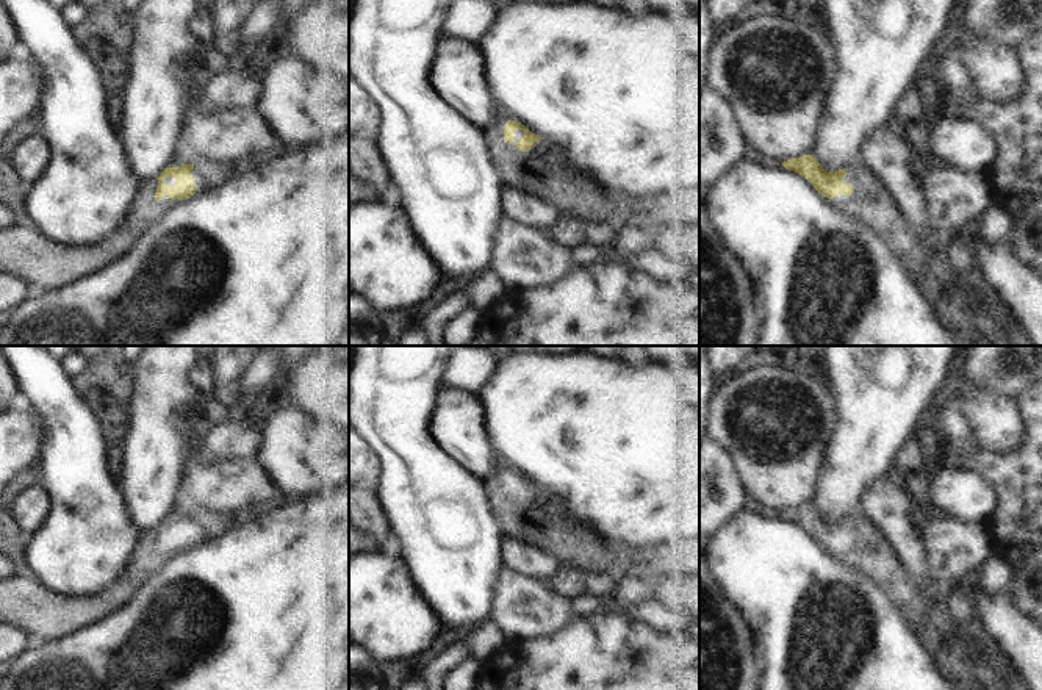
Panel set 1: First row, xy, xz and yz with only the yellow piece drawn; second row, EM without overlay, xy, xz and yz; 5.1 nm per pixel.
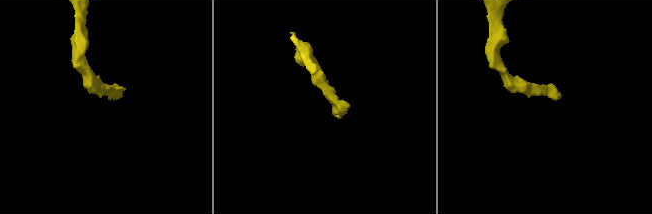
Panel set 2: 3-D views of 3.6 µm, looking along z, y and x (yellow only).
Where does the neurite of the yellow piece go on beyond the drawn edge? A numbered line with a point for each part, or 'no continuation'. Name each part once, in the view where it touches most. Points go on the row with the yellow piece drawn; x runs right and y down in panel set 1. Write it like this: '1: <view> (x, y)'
1: xz (545, 172)

